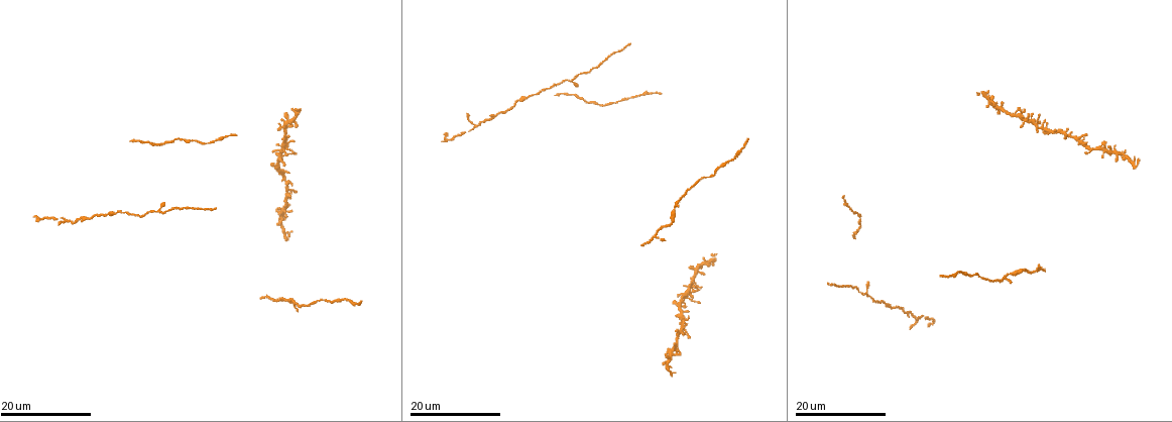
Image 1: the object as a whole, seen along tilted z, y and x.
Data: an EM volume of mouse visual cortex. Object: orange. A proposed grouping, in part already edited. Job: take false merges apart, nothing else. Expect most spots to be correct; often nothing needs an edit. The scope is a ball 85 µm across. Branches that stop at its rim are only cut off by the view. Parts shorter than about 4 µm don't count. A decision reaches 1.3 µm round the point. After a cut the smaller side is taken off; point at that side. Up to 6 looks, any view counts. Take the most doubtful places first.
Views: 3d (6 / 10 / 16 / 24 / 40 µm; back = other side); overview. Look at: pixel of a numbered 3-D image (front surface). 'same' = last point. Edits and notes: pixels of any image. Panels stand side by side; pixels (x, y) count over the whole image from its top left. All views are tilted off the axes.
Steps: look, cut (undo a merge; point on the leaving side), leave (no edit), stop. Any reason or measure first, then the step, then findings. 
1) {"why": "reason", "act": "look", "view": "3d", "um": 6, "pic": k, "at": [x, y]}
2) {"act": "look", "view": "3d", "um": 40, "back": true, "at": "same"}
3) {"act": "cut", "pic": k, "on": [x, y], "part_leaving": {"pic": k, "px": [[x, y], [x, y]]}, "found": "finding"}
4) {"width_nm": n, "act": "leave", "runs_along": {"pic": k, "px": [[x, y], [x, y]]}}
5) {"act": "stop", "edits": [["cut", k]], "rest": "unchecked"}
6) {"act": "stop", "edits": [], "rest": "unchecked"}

{"why": "three arms meet", "act": "look", "view": "3d", "um": 16, "pic": 1, "at": [678, 335]}

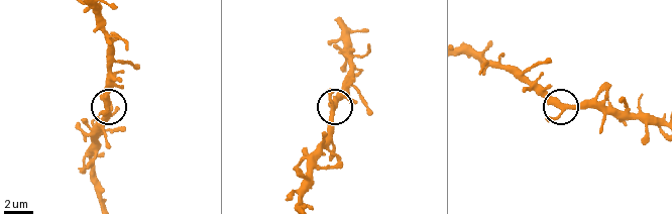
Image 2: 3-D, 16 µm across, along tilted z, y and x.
{"act": "look", "view": "3d", "um": 10, "pic": 2, "at": [566, 107]}

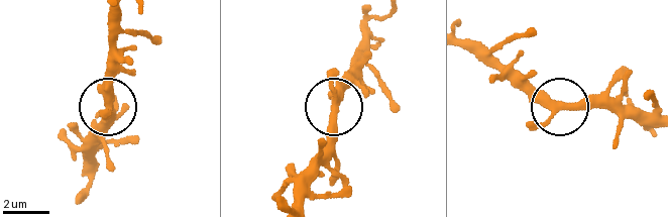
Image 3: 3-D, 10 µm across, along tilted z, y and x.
{"arms": 3, "act": "leave", "found": "all the same cell"}

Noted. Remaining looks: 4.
{"why": "three-way junction", "act": "look", "view": "3d", "um": 24, "pic": 1, "at": [157, 209]}

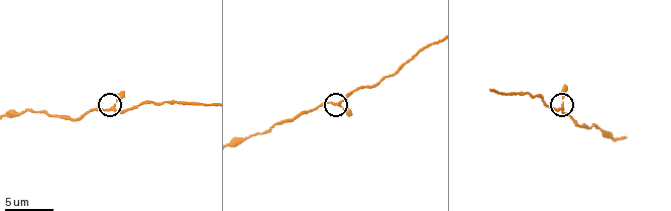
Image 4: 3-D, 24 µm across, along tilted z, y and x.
{"act": "look", "view": "3d", "um": 10, "pic": 4, "at": [562, 109]}

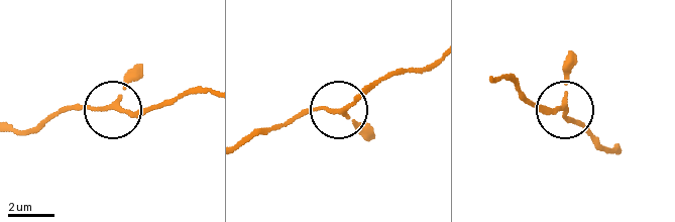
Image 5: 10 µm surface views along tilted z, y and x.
{"arms": 3, "act": "leave", "found": "continuous, no second cell"}

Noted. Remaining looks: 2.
{"act": "stop", "edits": [], "rest": "unchecked"}

